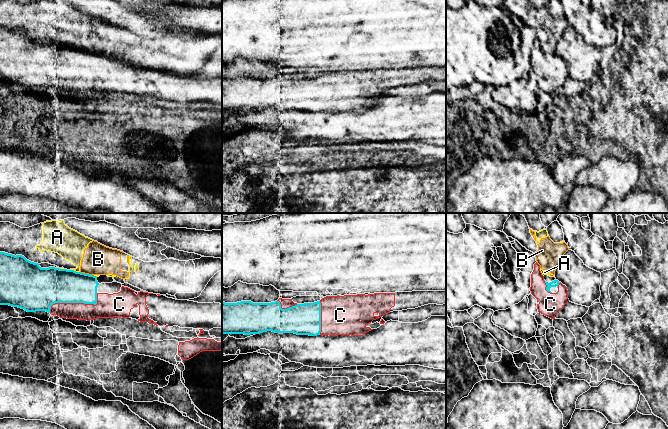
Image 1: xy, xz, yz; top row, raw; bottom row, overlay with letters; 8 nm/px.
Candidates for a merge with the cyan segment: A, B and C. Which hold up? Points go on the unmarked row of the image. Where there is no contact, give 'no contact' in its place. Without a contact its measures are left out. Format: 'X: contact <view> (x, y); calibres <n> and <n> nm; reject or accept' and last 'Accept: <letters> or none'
A: contact xy (75, 47); calibres 300 and 240 nm; reject
B: contact xy (87, 50); calibres 280 and 240 nm; reject
C: contact xy (75, 78); calibres 300 and 160 nm; accept
Accept: C

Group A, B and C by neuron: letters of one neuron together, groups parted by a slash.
A B / C

